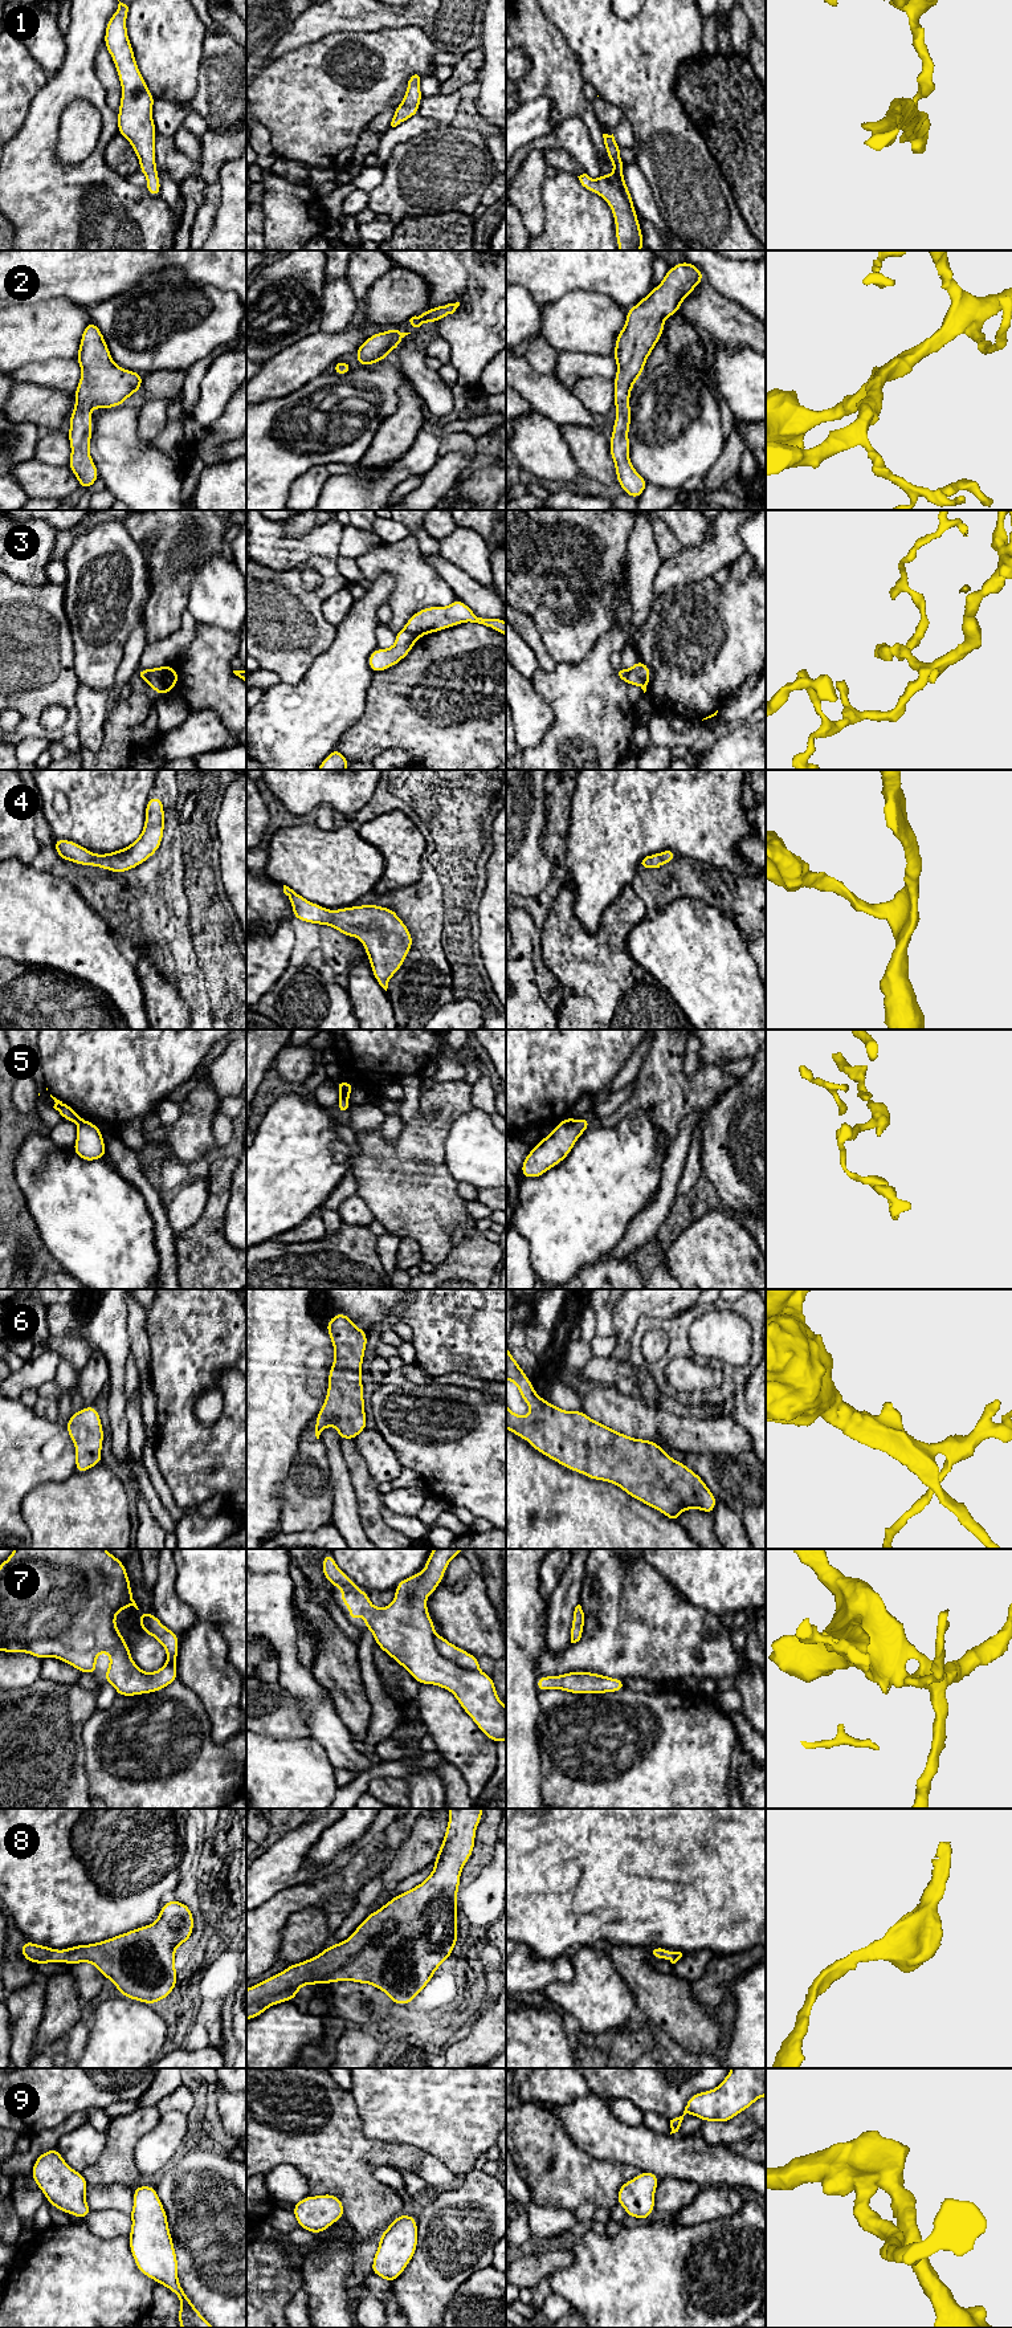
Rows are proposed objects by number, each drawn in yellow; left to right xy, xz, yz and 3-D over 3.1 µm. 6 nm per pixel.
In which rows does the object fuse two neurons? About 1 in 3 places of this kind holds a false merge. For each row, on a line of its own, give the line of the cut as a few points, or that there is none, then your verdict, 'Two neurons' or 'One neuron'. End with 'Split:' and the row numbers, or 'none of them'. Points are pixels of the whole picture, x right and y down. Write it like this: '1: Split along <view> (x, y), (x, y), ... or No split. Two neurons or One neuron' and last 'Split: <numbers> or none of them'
1: No split. One neuron
2: No split. One neuron
3: Split along xz (404, 628), (416, 639). Two neurons
4: No split. One neuron
5: Split along xy (82, 1120), (78, 1125). Two neurons
6: No split. One neuron
7: No split. One neuron
8: No split. One neuron
9: No split. One neuron
Split: 3, 5

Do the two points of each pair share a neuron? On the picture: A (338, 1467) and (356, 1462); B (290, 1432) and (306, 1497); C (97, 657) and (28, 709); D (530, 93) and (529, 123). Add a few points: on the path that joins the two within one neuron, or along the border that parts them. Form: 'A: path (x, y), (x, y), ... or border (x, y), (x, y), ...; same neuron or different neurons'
A: border (339, 1440), (339, 1448), (354, 1495); different neurons
B: border (303, 1439), (290, 1472), (280, 1483); different neurons
C: border (72, 643), (73, 671), (80, 683); different neurons
D: border (521, 102), (547, 97), (551, 101), (554, 121); different neurons

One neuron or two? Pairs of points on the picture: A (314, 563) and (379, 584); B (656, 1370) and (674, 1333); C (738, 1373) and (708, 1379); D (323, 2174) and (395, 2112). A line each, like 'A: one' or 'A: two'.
A: two
B: one
C: two
D: two

